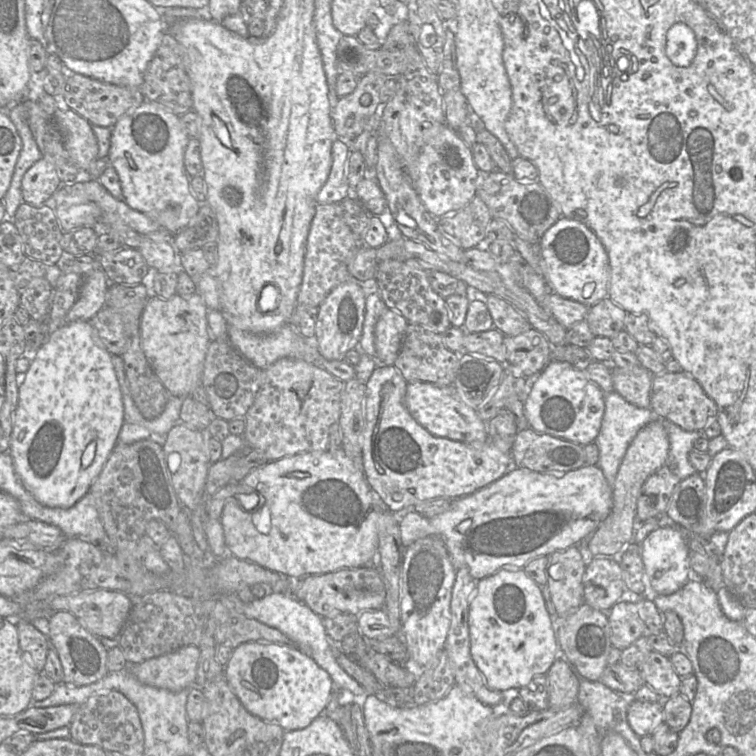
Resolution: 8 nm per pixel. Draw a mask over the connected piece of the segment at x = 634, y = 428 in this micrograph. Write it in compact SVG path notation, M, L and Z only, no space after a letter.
M617 392L605 394L605 410L600 432L594 443L599 449L598 466L607 482L613 487L620 465L631 442L640 430L652 421L660 419L651 408L637 407L625 400Z

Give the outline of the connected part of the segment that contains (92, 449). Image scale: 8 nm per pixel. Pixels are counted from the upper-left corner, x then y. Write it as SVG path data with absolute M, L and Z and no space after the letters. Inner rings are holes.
M88 321L66 323L31 355L30 367L20 377L19 402L15 413L8 452L13 459L15 472L20 481L38 502L49 507L68 508L89 492L93 482L102 471L108 457L117 445L118 434L124 423L122 392L114 370L111 354L96 337Z

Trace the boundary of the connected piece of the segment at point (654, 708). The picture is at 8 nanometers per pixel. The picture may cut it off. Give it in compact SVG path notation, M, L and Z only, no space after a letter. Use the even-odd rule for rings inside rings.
M632 700L627 711L627 721L639 737L651 736L655 729L664 723L662 702L643 703Z

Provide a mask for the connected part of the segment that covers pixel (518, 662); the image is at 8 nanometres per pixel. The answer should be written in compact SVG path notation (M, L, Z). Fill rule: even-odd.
M506 565L477 581L469 611L472 659L493 690L527 686L534 677L546 675L560 655L552 618L541 587L515 566Z

